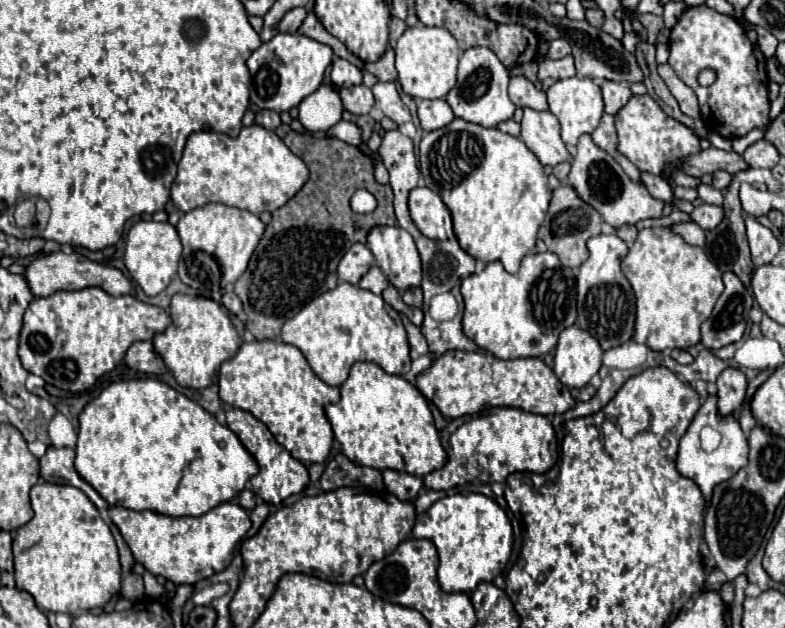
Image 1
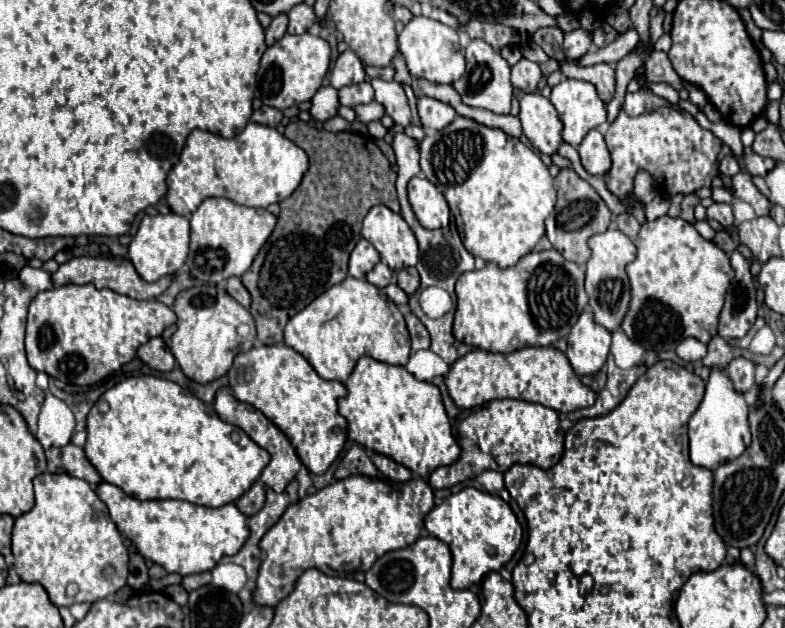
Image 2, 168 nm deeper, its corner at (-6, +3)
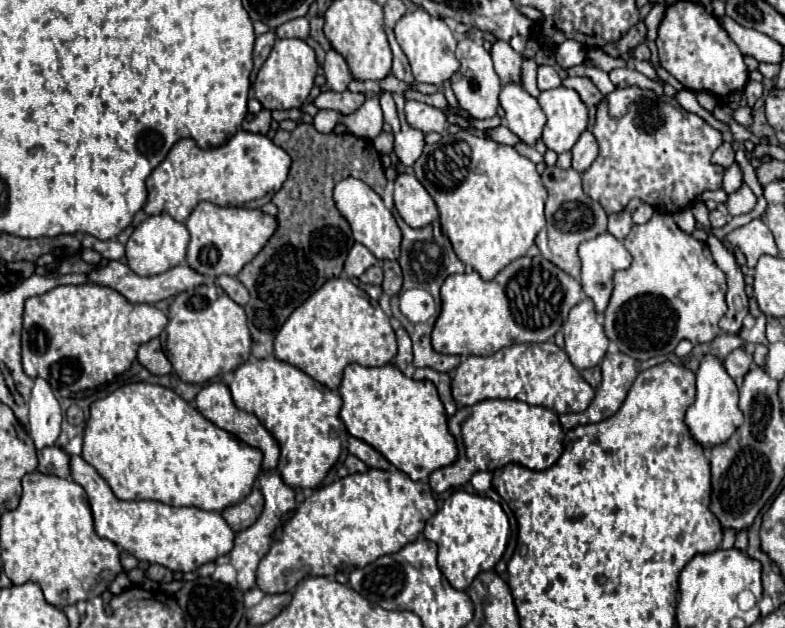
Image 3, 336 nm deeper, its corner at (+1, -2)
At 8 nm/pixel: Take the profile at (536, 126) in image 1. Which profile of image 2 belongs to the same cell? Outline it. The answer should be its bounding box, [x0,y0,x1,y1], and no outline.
[519,94,563,156]

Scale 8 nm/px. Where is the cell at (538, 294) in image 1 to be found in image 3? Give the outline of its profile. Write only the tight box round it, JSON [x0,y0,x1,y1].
[432,255,580,355]

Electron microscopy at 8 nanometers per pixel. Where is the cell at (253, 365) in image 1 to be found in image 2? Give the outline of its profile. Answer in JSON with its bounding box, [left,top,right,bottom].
[227,344,347,474]

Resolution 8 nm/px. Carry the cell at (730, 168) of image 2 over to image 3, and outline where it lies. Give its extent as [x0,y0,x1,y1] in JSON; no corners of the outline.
[712,137,734,167]

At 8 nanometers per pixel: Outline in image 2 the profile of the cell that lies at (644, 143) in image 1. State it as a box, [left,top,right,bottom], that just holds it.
[605,88,721,198]

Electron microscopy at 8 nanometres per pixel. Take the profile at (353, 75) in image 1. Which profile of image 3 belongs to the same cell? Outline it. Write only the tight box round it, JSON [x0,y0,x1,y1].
[324,49,352,91]

